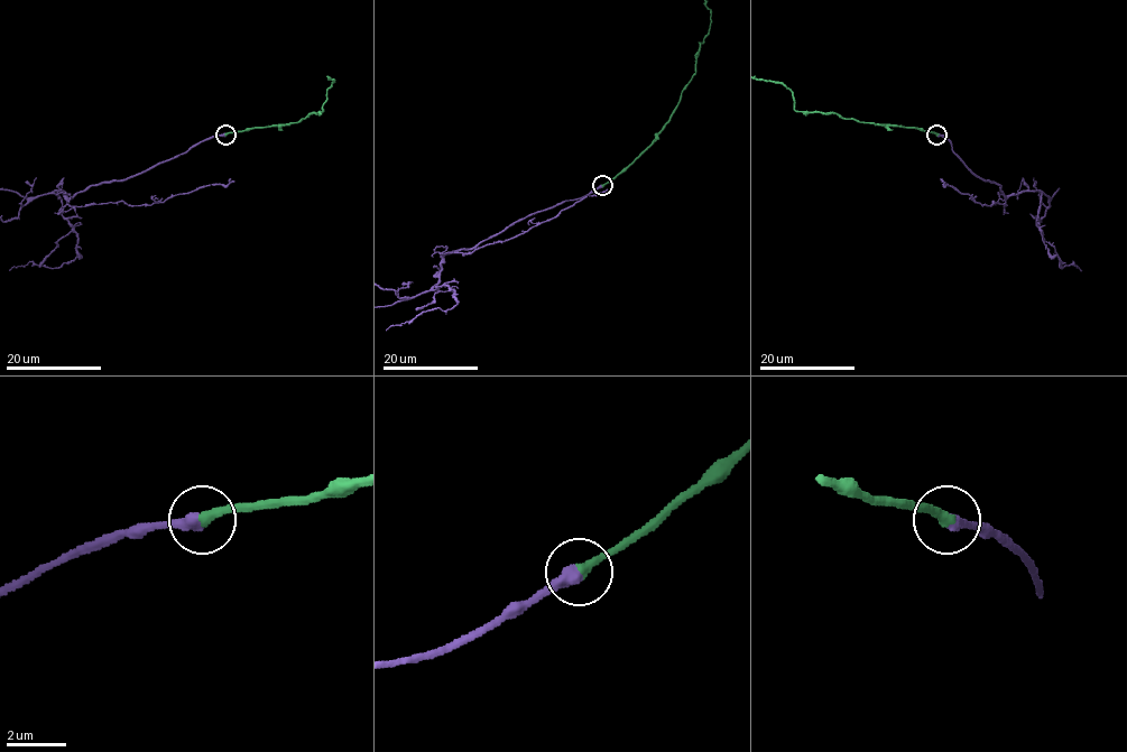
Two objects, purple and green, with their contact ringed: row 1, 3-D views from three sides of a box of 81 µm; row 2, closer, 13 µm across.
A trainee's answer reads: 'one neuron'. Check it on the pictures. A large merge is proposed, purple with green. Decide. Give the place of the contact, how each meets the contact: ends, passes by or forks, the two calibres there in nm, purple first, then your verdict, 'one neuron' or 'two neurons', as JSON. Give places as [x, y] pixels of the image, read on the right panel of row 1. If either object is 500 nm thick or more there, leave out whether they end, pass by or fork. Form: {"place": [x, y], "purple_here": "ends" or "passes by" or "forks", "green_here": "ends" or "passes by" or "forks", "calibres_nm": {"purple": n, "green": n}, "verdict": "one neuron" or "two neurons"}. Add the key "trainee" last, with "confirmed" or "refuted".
{"place": [936, 135], "purple_here": "ends", "green_here": "ends", "calibres_nm": {"purple": 440, "green": 320}, "verdict": "one neuron", "trainee": "confirmed"}

